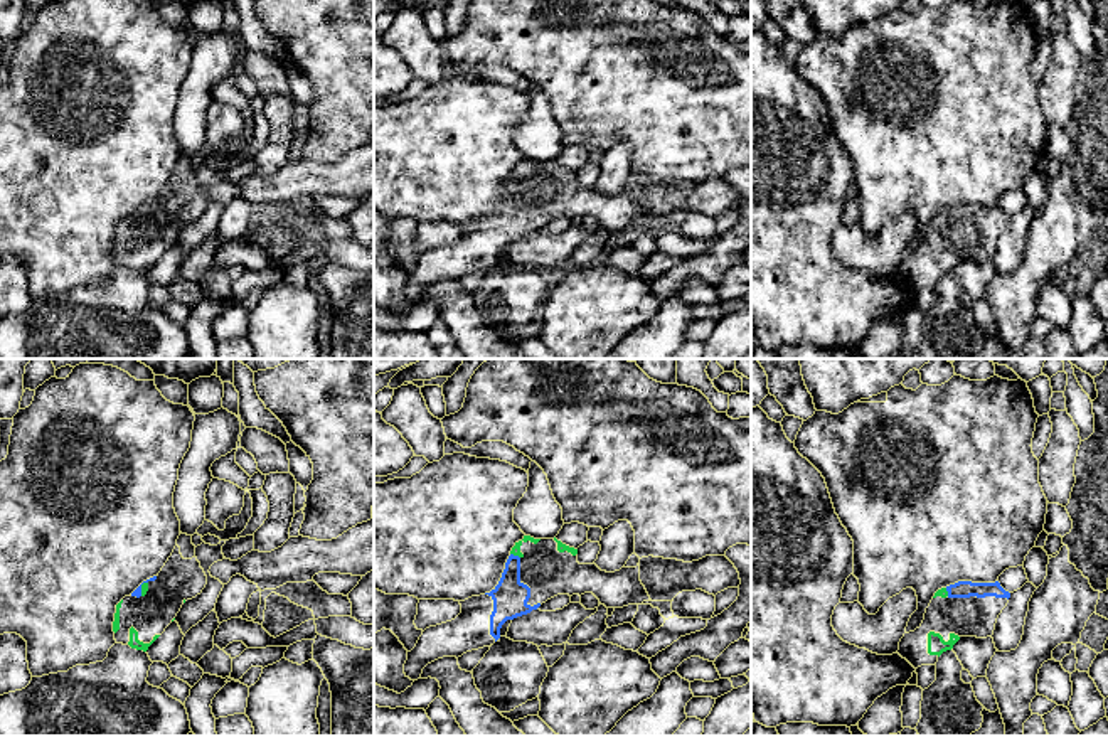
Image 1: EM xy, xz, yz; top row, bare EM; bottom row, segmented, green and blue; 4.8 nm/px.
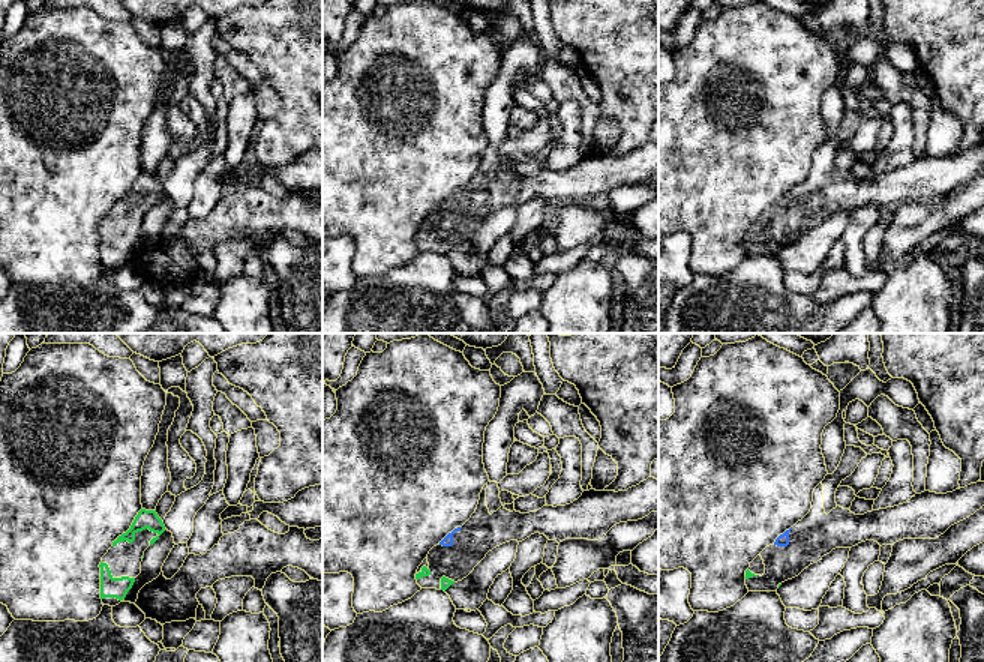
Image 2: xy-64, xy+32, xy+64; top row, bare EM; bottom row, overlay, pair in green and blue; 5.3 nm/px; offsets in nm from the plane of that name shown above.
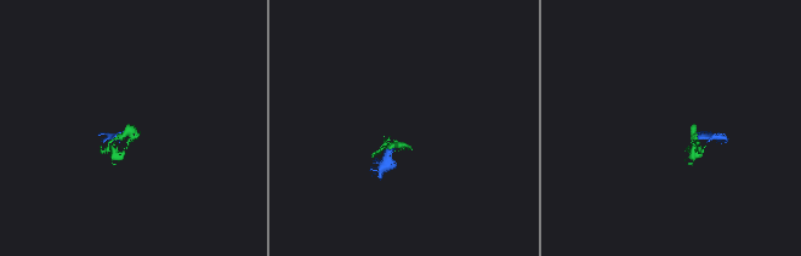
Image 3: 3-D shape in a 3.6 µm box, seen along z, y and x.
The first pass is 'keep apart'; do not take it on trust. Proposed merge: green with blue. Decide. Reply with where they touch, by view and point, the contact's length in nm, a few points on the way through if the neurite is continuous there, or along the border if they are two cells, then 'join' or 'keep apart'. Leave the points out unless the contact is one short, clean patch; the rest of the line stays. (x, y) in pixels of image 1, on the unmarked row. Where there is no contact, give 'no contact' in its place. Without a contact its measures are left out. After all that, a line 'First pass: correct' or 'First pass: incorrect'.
contact xz (516, 177); length 50 nm; join
First pass: incorrect

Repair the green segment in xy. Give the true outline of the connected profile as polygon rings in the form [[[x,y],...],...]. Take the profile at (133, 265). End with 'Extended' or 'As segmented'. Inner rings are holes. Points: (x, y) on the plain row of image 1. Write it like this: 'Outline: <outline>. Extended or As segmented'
Outline: [[[182,157],[162,194],[116,227],[116,266],[146,275],[175,243],[187,222],[202,216],[207,199],[195,180],[192,158]]]. Extended

